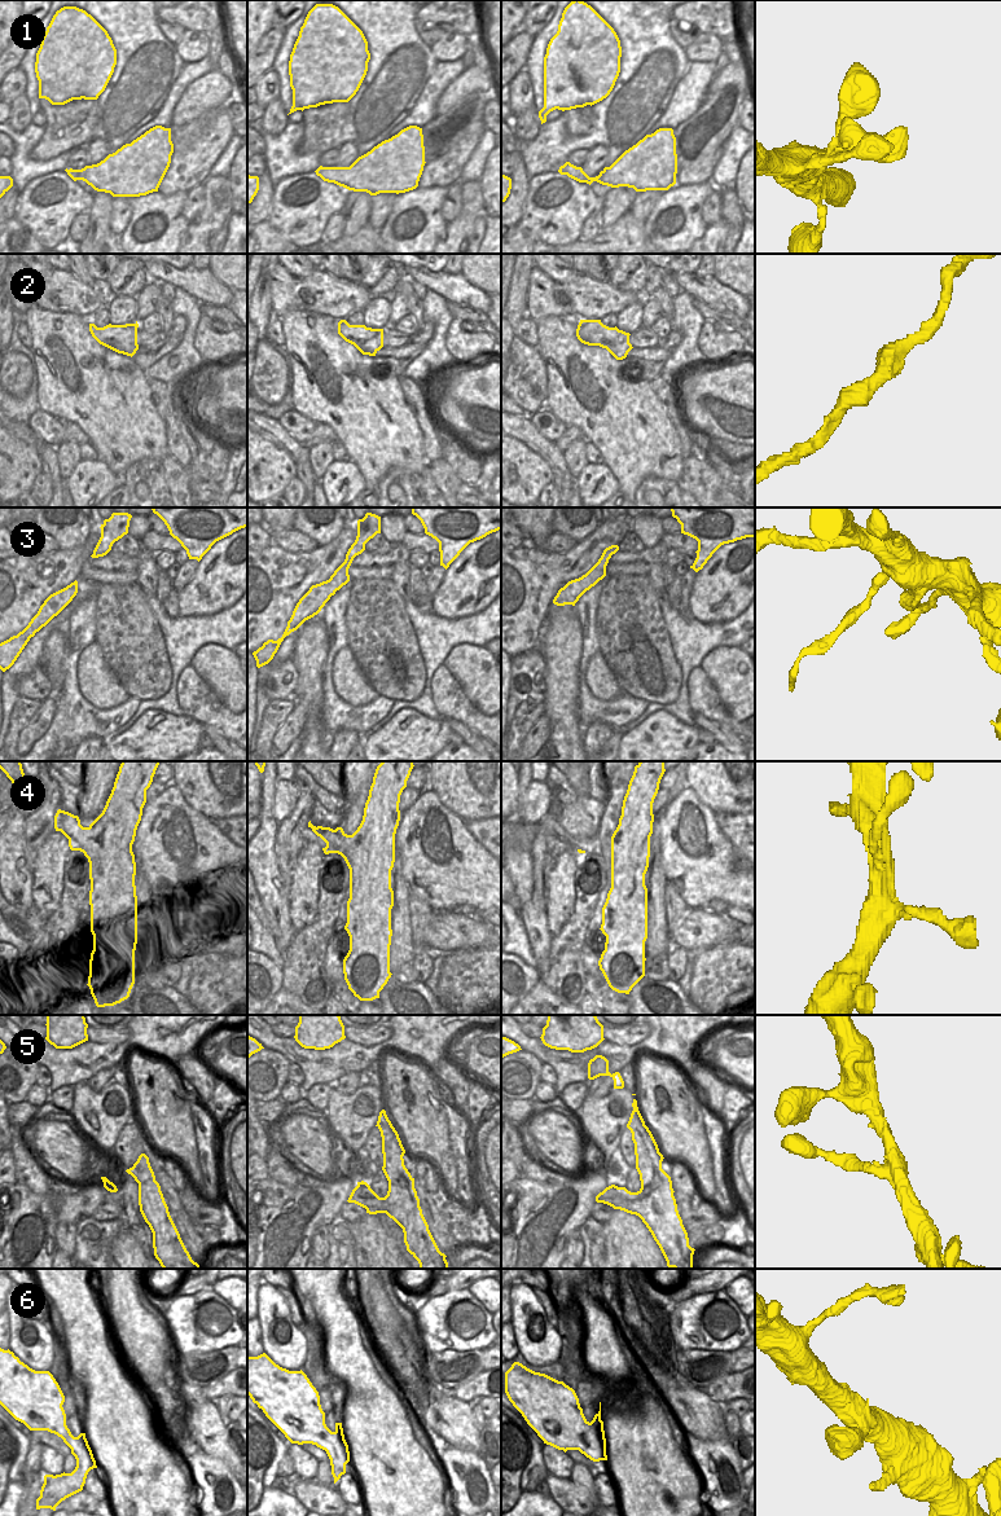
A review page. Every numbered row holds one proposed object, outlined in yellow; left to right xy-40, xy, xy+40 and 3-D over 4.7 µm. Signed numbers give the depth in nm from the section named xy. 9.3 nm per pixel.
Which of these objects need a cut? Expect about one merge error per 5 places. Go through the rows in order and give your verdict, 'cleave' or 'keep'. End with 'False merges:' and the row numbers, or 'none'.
1: keep
2: keep
3: cleave
4: keep
5: keep
6: keep
False merges: 3

